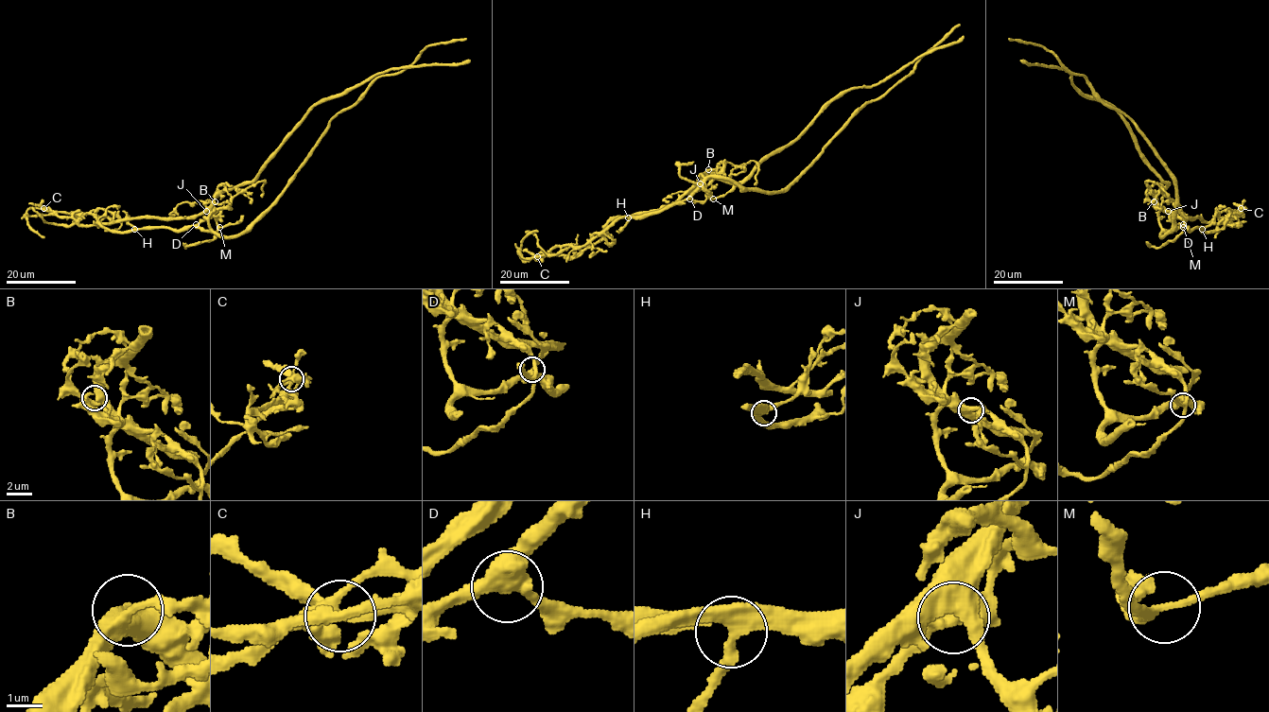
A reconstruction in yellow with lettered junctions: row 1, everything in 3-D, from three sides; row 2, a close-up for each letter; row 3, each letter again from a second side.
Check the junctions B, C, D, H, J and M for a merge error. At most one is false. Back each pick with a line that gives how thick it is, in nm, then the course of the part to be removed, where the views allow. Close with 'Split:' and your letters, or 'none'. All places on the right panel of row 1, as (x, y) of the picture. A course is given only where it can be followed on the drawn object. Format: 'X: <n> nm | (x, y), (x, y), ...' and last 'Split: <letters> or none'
C: 280 nm | (1241, 208), (1230, 225), (1169, 215), (1156, 199), (1166, 183), (1113, 107), (1083, 94), (1067, 70), (1020, 60)
Split: C

